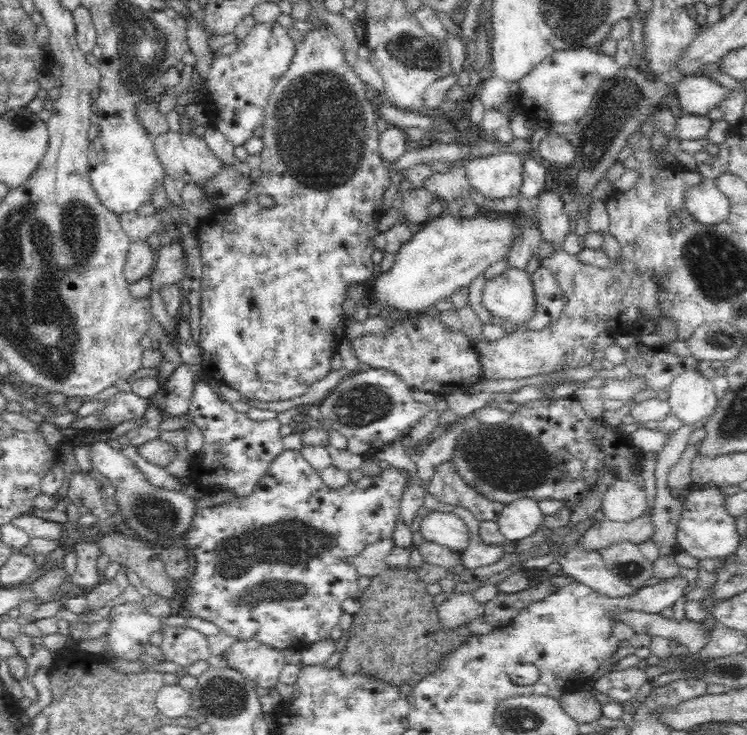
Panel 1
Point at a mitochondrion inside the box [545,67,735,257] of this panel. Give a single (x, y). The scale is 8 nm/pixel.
(616, 103)

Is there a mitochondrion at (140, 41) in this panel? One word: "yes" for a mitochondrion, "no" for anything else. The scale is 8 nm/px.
yes

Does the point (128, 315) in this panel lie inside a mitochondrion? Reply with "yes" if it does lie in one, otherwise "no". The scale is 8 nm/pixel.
no

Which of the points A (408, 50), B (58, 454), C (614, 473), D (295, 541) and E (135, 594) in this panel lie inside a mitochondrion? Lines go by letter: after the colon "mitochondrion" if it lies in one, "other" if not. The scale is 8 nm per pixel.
A: mitochondrion
B: other
C: other
D: mitochondrion
E: other

